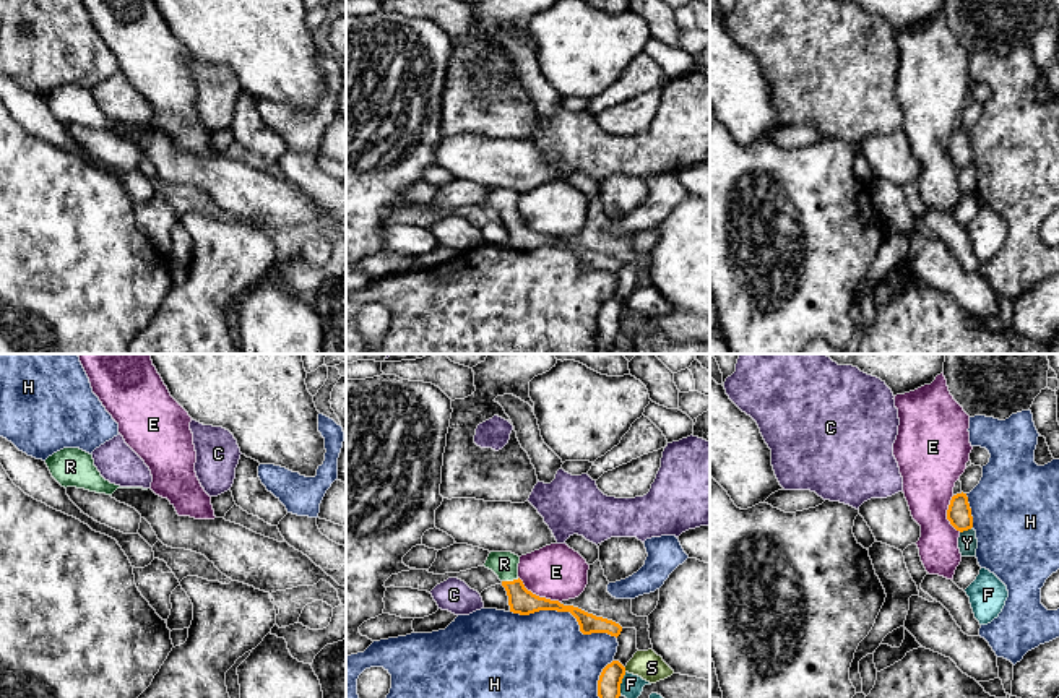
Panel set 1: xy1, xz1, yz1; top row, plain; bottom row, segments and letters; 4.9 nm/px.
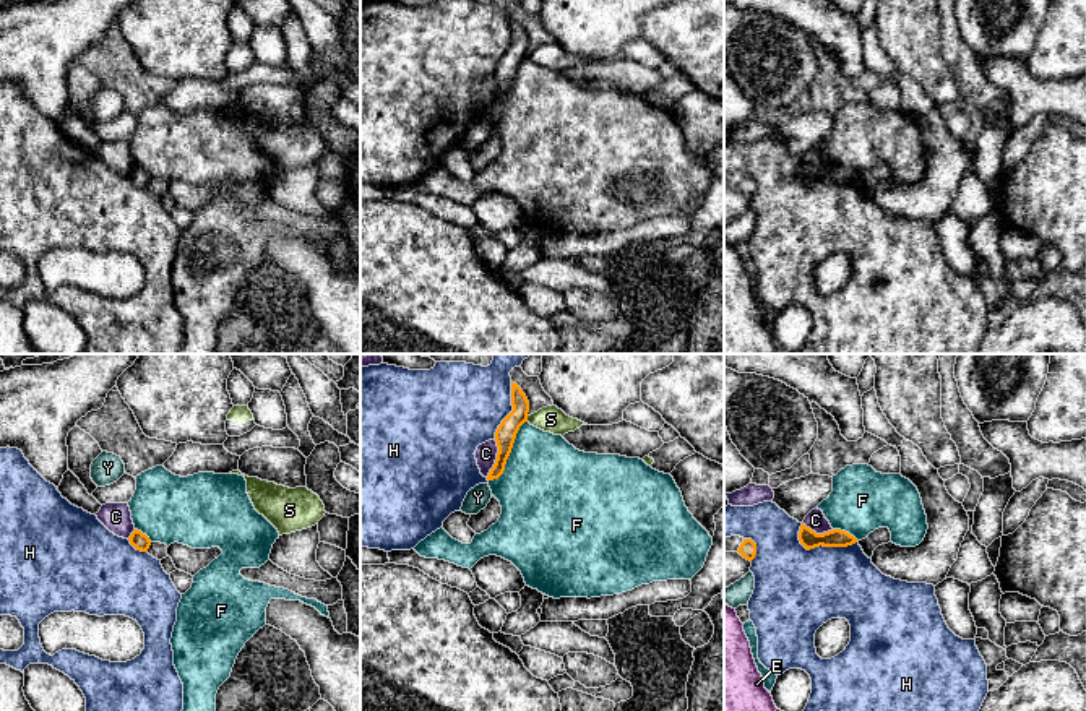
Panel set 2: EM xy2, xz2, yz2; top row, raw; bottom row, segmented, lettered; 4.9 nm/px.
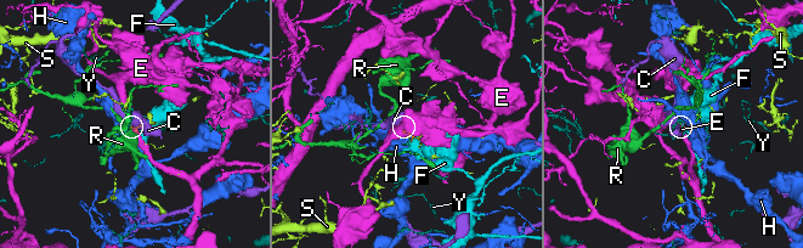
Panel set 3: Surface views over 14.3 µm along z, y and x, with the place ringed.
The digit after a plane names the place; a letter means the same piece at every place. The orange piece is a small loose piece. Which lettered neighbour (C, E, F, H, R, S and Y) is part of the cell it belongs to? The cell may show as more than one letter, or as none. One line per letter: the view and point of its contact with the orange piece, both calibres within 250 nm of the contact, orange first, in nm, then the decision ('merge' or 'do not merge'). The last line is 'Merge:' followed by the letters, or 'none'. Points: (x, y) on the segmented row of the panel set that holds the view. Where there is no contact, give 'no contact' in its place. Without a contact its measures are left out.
C: xz2 (497, 458) | 100/110 nm | do not merge
E: xz1 (538, 596) | 130/280 nm | do not merge
F: xz2 (510, 452) | 100/460 nm | do not merge
H: xz1 (566, 611) | 130/420 nm | do not merge
R: xz1 (510, 581) | 130/130 nm | merge
S: xz2 (526, 419) | 100/130 nm | do not merge
Y: yz1 (965, 529) | 120/100 nm | do not merge
Merge: R

